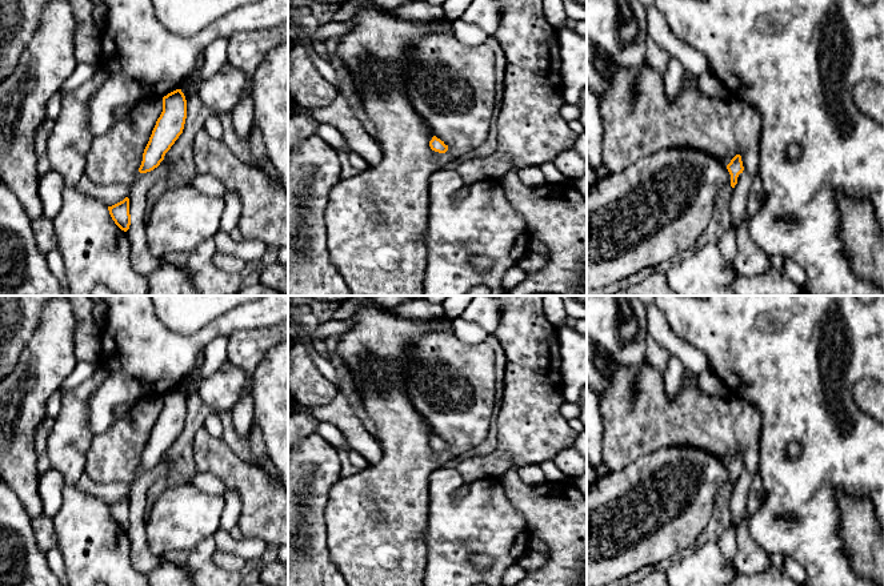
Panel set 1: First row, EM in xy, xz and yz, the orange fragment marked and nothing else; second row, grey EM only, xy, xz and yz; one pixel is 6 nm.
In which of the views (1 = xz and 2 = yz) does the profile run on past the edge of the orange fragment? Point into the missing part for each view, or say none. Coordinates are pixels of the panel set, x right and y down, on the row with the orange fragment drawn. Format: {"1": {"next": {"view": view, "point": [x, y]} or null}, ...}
{"1": {"next": null}, "2": {"next": null}}

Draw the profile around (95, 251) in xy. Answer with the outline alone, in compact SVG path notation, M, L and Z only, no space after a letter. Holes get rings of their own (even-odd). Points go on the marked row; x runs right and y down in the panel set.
M97 67L95 75L80 87L59 91L61 109L47 141L51 170L64 178L63 205L53 218L53 230L57 238L56 249L64 261L69 296L89 296L99 285L107 286L117 296L147 296L148 280L132 266L131 241L127 232L115 224L108 206L76 189L77 181L85 173L85 153L93 140L88 127L87 101L107 79L107 71Z

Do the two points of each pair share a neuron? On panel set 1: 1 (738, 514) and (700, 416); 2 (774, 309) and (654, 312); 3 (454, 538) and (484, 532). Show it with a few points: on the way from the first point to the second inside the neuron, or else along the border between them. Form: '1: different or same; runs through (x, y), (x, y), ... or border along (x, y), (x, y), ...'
1: same; runs through (742, 488), (748, 473), (748, 454), (727, 433)
2: different; border along (659, 309), (668, 326), (679, 337)
3: same; runs through (462, 538), (467, 538), (476, 532)

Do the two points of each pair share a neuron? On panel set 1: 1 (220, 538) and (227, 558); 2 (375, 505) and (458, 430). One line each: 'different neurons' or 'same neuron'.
1: different neurons
2: same neuron

